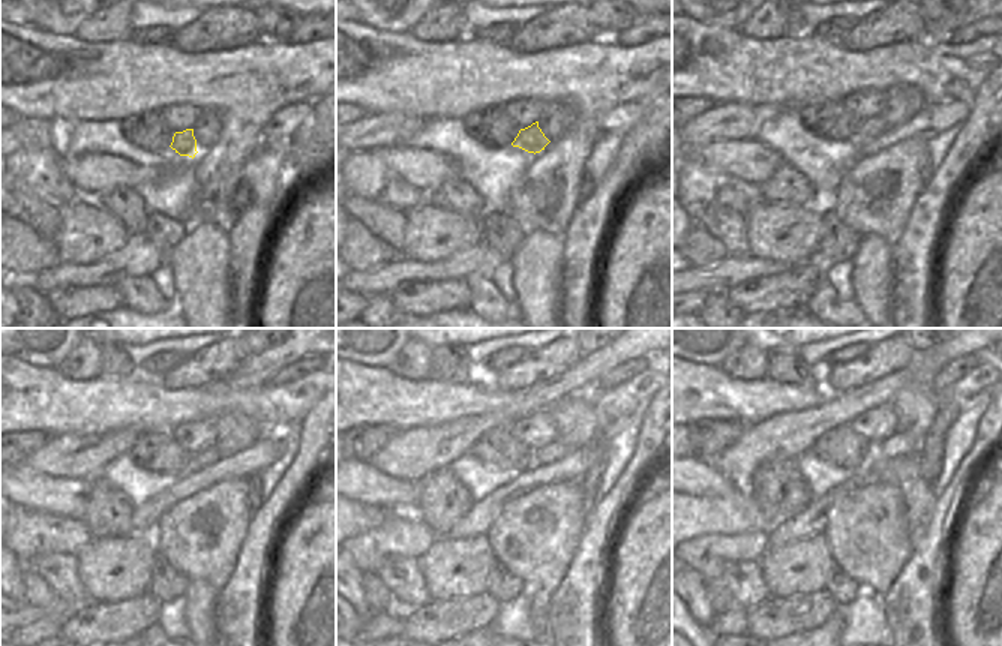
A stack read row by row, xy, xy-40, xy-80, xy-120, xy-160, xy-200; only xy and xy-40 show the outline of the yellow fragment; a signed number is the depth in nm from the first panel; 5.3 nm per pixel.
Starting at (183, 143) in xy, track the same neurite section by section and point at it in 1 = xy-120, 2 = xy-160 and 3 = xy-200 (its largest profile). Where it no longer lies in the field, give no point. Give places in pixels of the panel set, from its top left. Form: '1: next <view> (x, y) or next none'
1: next xy-120 (198, 460)
2: next xy-160 (557, 450)
3: next xy-200 (899, 444)

